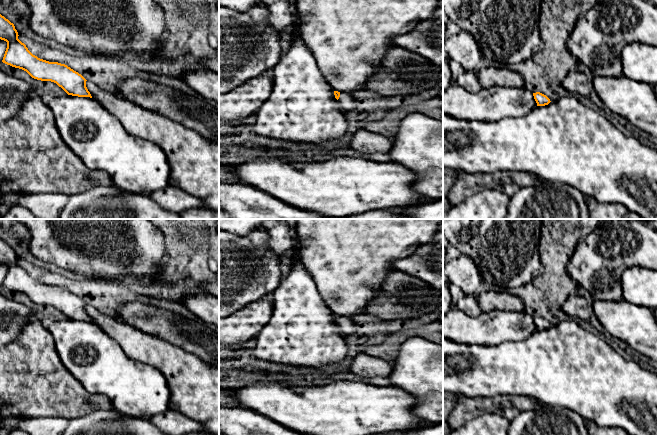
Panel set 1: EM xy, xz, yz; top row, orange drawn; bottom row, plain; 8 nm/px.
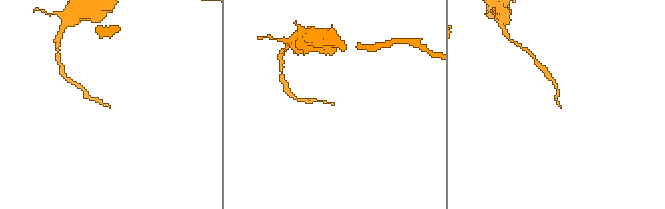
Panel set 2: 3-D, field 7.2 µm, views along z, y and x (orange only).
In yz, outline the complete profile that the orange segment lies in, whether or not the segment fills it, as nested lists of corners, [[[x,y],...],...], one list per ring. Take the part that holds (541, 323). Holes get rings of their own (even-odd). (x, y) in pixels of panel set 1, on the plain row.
[[[540,316],[533,317],[533,320],[537,327],[537,330],[545,330],[551,326],[550,323],[546,319]]]

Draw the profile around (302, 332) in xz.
[[[265,219],[263,222],[263,234],[268,237],[268,249],[276,254],[279,259],[290,253],[293,262],[289,265],[288,275],[281,280],[279,286],[272,292],[273,314],[266,326],[255,337],[257,344],[252,352],[259,360],[274,364],[317,369],[331,364],[338,365],[348,357],[349,346],[345,342],[342,329],[335,322],[335,314],[325,304],[312,276],[301,260],[301,240],[298,233],[296,237],[292,236],[293,228],[296,228],[295,219]]]

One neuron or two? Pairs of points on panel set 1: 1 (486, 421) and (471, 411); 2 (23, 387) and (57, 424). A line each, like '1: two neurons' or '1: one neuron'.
1: two neurons
2: two neurons

